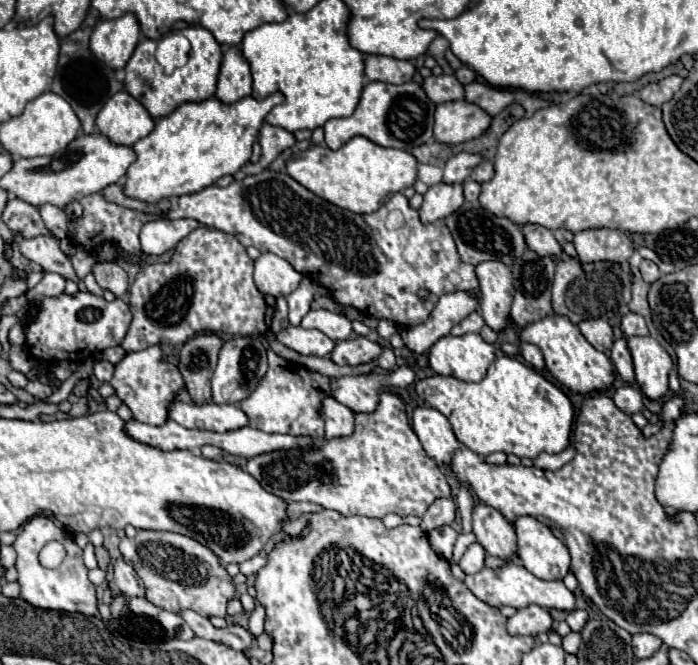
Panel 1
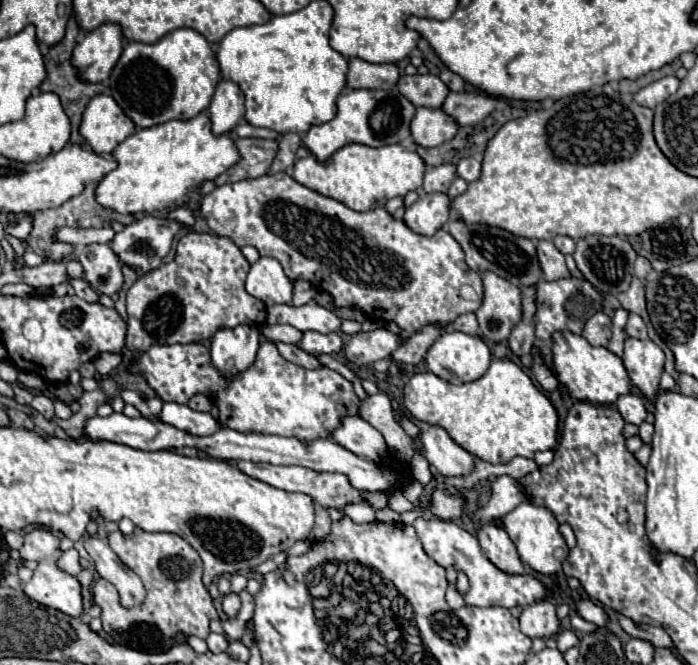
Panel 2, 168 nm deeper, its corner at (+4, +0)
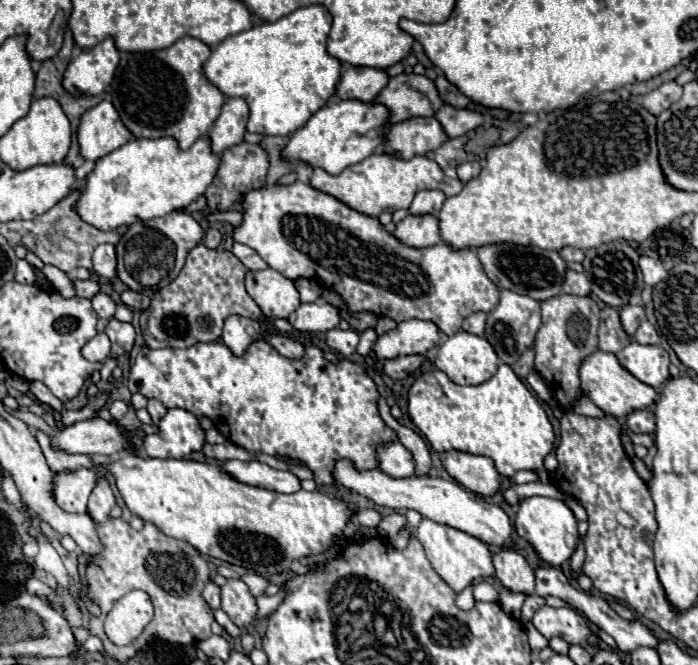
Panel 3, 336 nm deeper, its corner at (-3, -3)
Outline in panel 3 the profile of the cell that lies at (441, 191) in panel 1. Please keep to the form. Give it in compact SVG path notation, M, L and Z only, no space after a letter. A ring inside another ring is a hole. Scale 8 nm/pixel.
M425 214L425 216L407 216L397 224L397 230L393 232L403 244L409 244L413 248L427 248L441 242L439 232L439 218Z

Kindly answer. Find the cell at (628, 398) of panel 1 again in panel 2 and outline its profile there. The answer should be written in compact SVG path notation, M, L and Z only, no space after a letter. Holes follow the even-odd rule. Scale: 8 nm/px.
M636 393L618 397L616 407L618 407L618 411L620 411L620 415L622 415L622 419L624 419L626 423L640 425L640 423L646 419L646 407L644 407L642 399L640 399Z

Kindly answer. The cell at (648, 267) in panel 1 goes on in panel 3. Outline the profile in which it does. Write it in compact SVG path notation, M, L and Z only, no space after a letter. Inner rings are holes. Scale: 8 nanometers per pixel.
M641 256L639 266L645 276L645 284L649 284L649 286L655 286L657 282L661 282L667 276L667 270L663 268L663 264L659 260L649 258L649 256Z

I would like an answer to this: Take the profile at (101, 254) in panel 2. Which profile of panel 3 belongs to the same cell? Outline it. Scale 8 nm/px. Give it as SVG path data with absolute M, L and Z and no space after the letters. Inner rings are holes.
M99 244L93 252L93 270L113 282L117 278L117 254L115 254L115 246L111 244Z

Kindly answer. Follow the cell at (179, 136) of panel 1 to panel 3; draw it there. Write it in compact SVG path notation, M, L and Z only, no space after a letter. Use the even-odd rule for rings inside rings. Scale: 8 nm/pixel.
M209 136L197 138L189 150L181 150L175 138L133 138L109 156L97 160L97 166L87 176L85 194L77 200L79 216L99 228L117 230L131 226L137 220L151 220L173 210L185 210L213 182L221 158L213 154Z

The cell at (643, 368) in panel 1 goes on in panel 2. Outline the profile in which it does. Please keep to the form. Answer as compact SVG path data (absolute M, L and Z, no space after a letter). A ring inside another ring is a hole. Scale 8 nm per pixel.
M628 337L624 343L622 361L628 371L628 377L642 391L642 395L654 397L658 393L660 373L664 371L662 349L650 339L640 341L640 339Z

